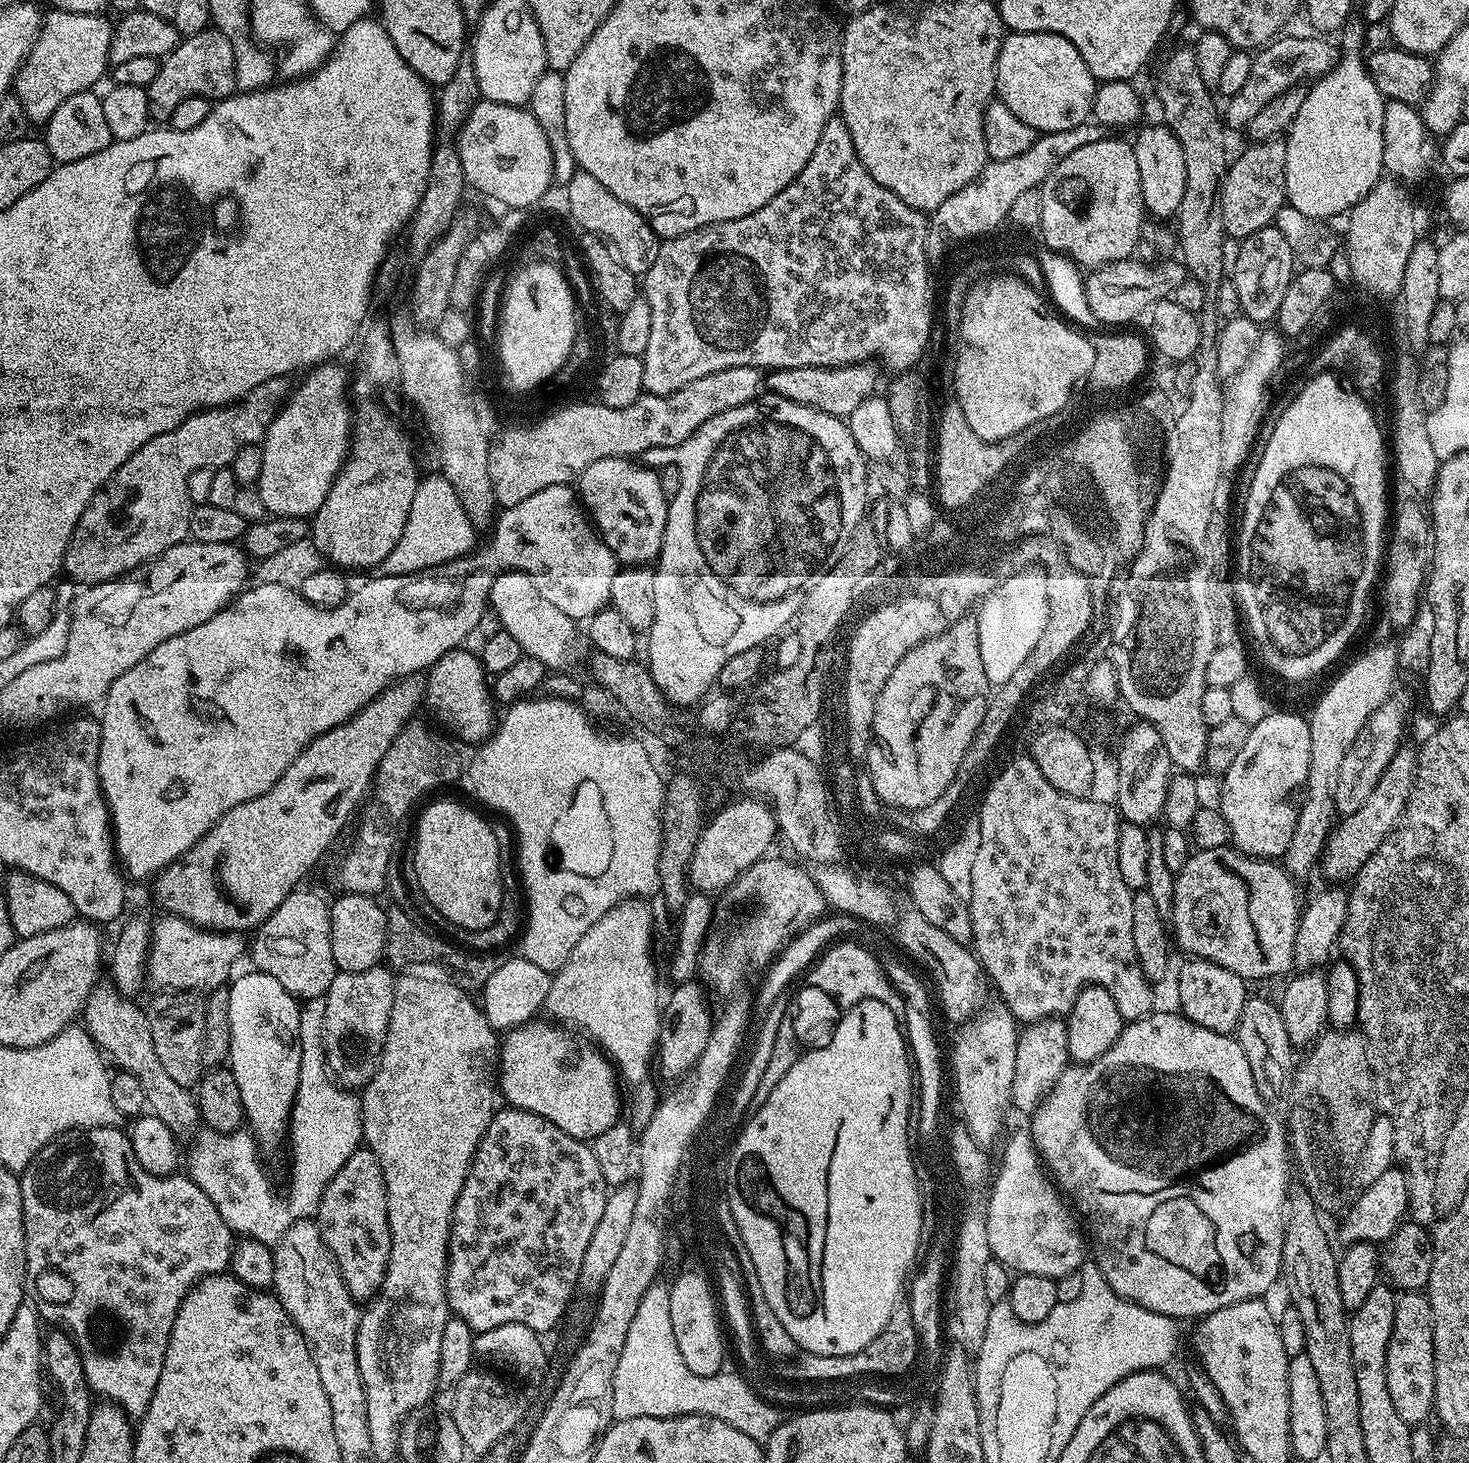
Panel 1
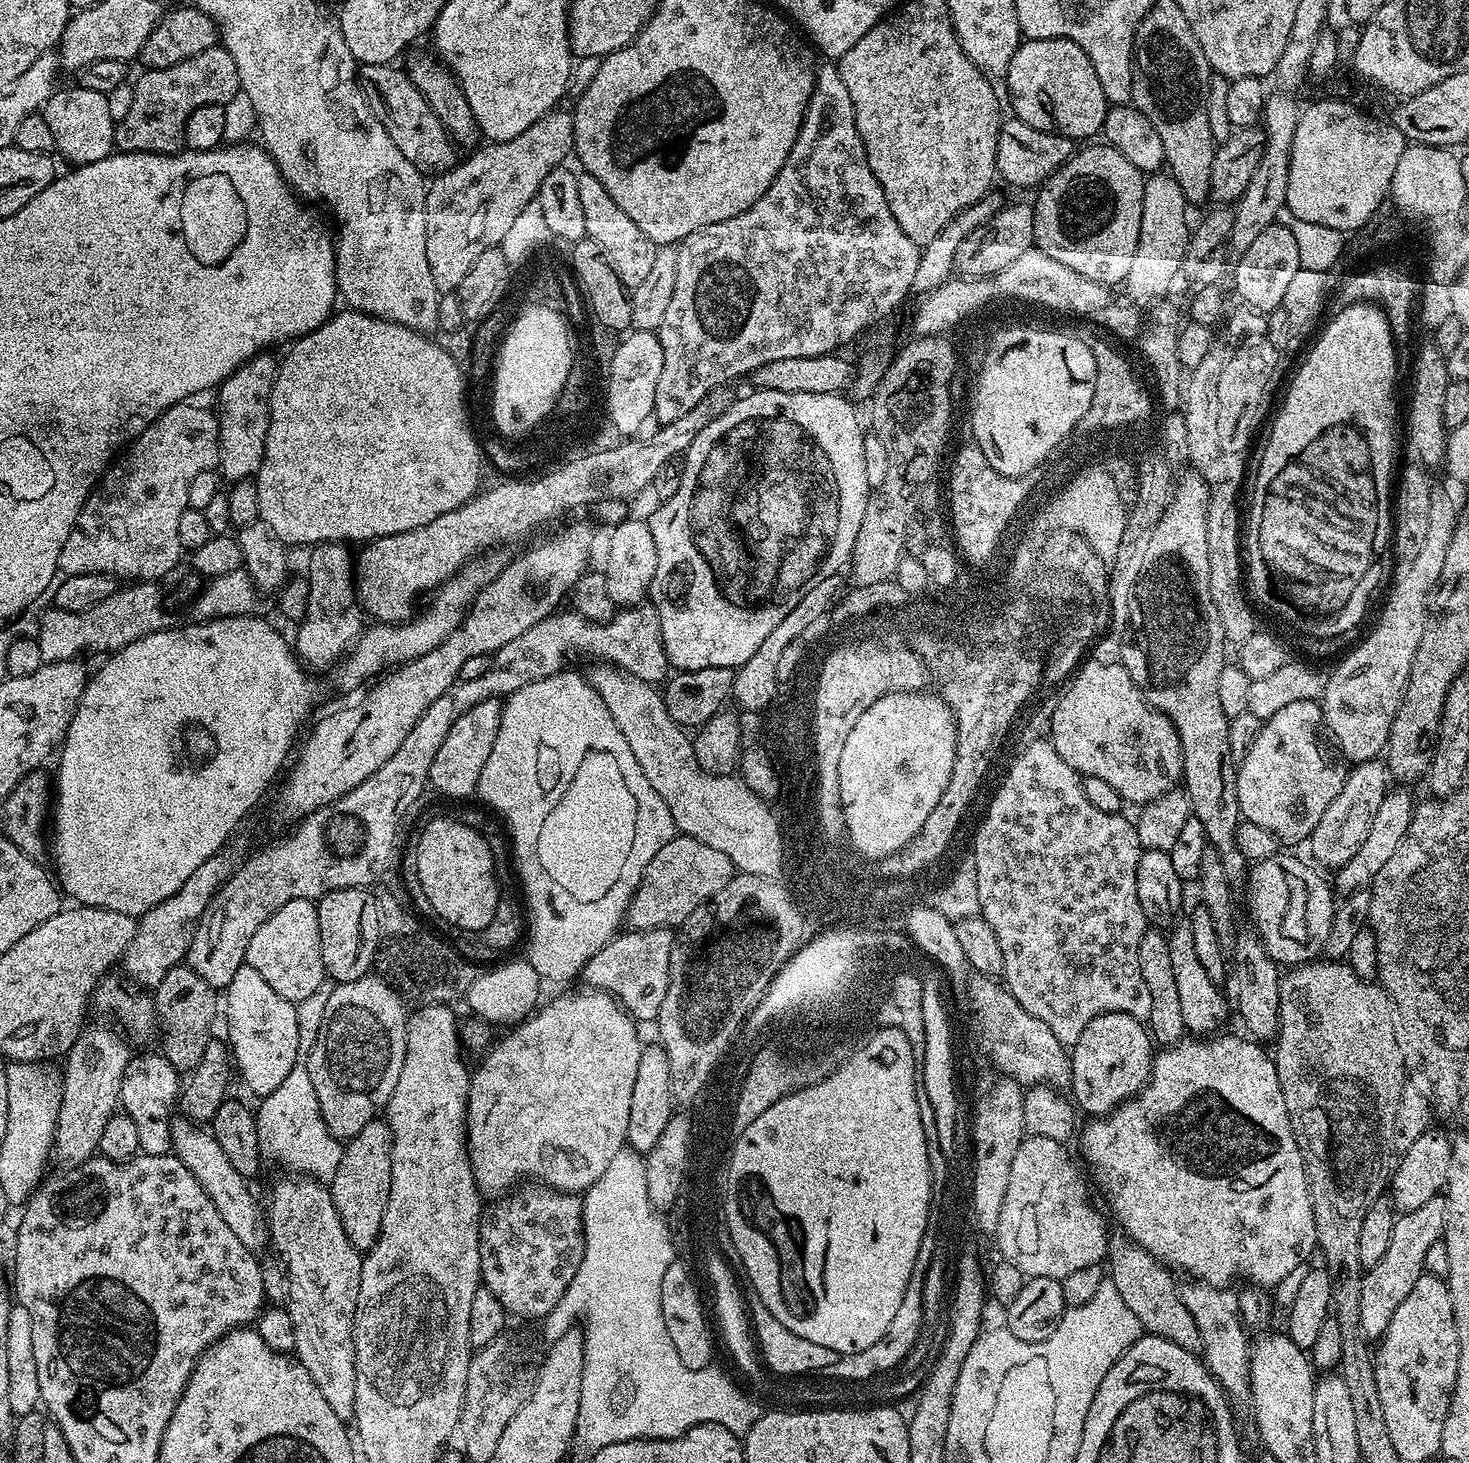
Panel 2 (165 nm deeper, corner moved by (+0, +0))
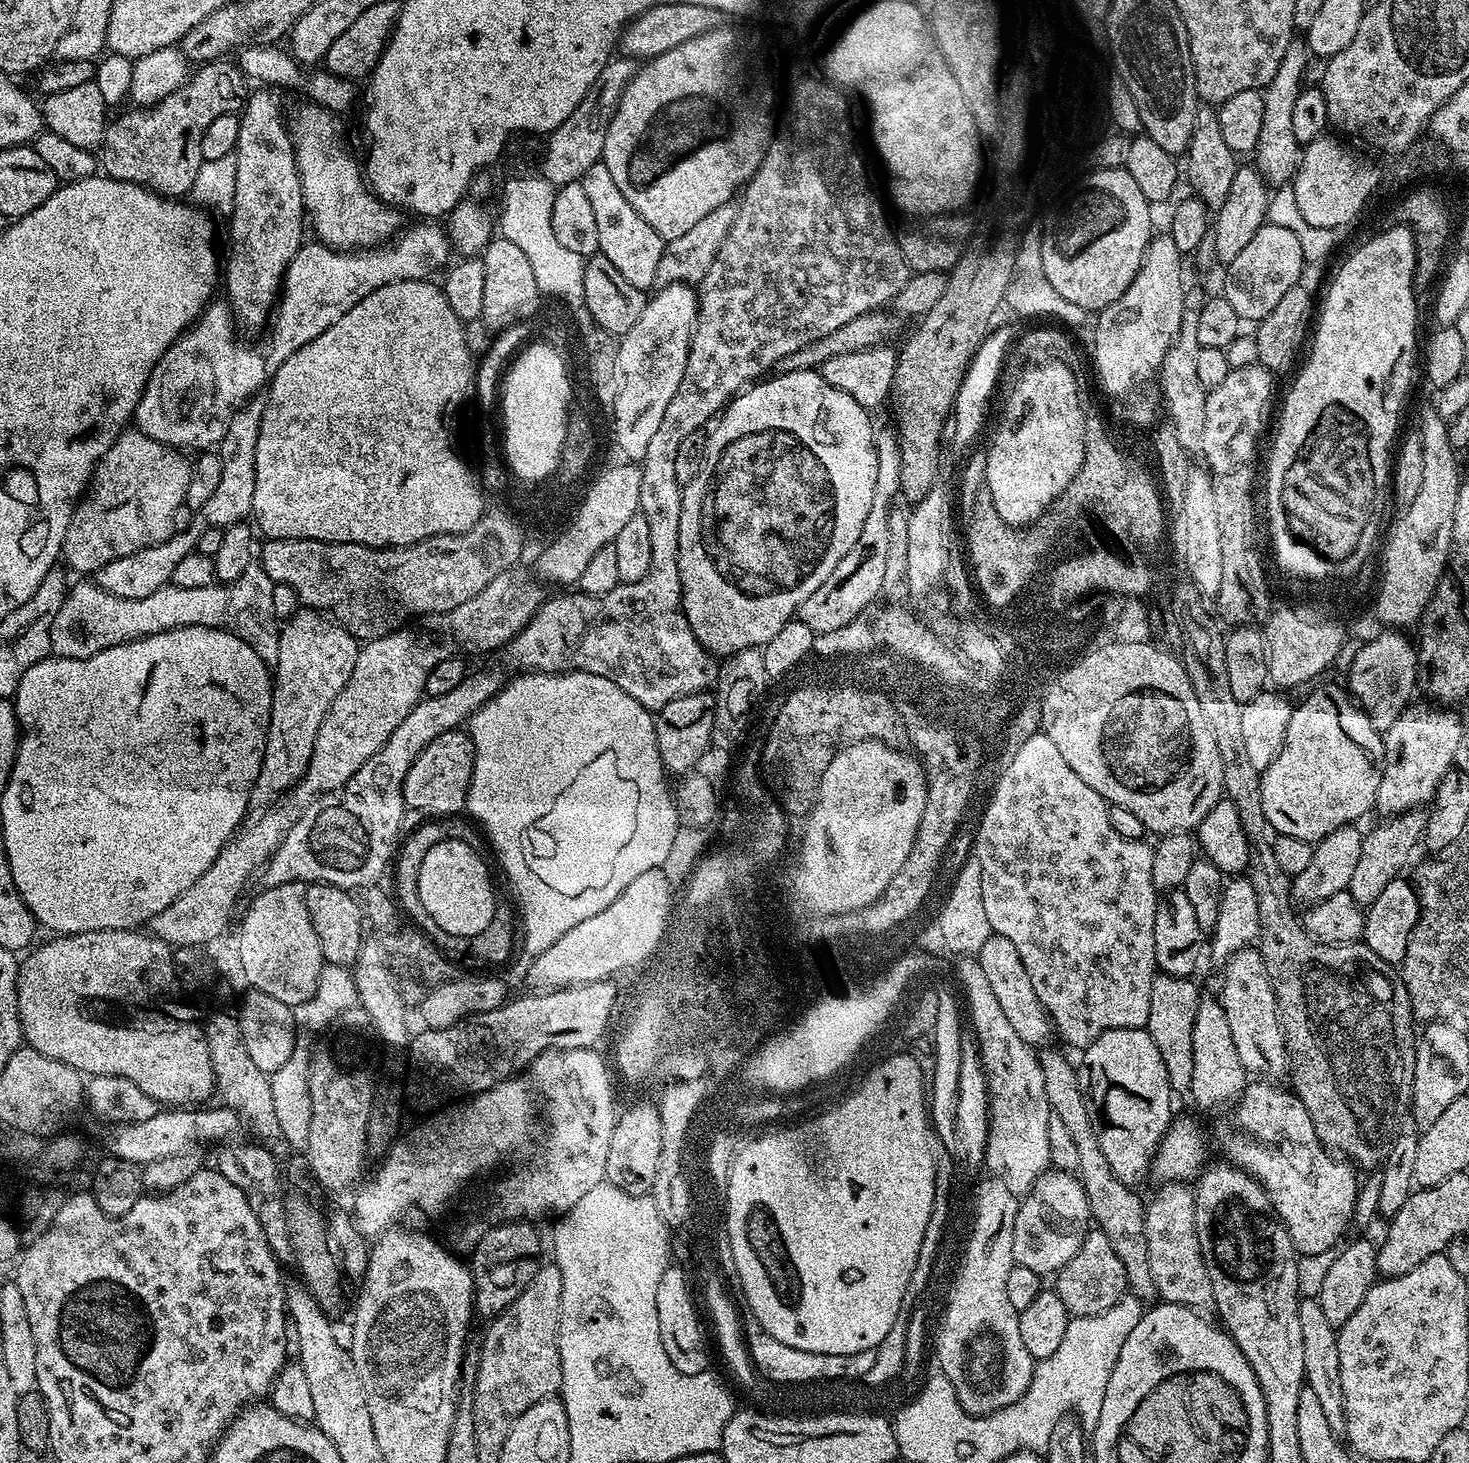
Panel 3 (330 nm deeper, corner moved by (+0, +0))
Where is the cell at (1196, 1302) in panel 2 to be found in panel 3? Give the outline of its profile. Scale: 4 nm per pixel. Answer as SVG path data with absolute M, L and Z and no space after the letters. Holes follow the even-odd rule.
M1185 1183L1161 1185L1145 1209L1147 1246L1150 1253L1150 1272L1157 1297L1168 1304L1208 1310L1214 1306L1213 1286L1201 1256L1196 1228L1195 1193Z

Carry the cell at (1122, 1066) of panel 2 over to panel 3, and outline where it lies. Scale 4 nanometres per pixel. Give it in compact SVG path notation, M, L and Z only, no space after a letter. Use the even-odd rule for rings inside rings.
M1119 1028L1106 1030L1089 1048L1083 1049L1084 1056L1078 1060L1080 1089L1084 1091L1084 1100L1088 1103L1088 1113L1094 1126L1094 1134L1098 1138L1098 1146L1102 1146L1102 1155L1110 1162L1110 1170L1118 1174L1118 1182L1140 1186L1149 1179L1152 1171L1152 1159L1166 1133L1172 1125L1172 1099L1174 1093L1170 1086L1170 1078L1166 1074L1166 1065L1162 1063L1162 1054L1158 1054L1158 1046L1154 1046L1154 1038L1143 1028Z

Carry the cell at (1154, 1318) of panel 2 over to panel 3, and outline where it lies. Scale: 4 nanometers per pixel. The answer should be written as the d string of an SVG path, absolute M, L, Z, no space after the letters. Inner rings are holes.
M1043 1052L1038 1057L1041 1067L1044 1068L1046 1098L1052 1108L1052 1115L1062 1118L1062 1123L1066 1130L1070 1130L1070 1138L1078 1150L1078 1170L1075 1175L1085 1190L1091 1219L1095 1227L1104 1232L1106 1238L1110 1238L1114 1254L1118 1254L1121 1259L1122 1267L1126 1269L1128 1292L1142 1302L1155 1301L1157 1293L1150 1272L1150 1253L1144 1221L1145 1201L1140 1201L1140 1196L1136 1193L1139 1191L1133 1185L1118 1182L1118 1174L1110 1170L1110 1162L1106 1162L1102 1155L1102 1146L1098 1146L1098 1138L1094 1134L1094 1126L1088 1113L1088 1103L1084 1100L1084 1091L1080 1089L1080 1077L1073 1061L1071 1064L1060 1052Z

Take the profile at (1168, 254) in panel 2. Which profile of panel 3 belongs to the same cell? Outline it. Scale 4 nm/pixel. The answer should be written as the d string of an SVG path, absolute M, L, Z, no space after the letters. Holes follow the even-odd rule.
M1157 235L1148 245L1144 265L1130 286L1110 306L1101 308L1100 377L1112 392L1124 392L1132 384L1152 376L1152 368L1160 364L1164 348L1174 335L1179 335L1184 318L1184 260L1171 235Z

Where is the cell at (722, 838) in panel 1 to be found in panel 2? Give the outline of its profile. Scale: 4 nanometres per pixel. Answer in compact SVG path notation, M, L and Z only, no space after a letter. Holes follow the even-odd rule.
M677 834L654 858L650 858L650 866L660 862L660 874L652 874L652 910L660 912L660 922L654 922L654 928L671 928L684 923L698 906L702 906L714 894L724 889L734 875L730 858L706 846L706 842L698 842L694 838Z

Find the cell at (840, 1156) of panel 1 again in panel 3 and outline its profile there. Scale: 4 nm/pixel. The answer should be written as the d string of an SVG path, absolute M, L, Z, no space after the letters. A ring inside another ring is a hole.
M896 1054L884 1060L864 1080L864 1085L853 1096L848 1096L837 1108L808 1120L805 1124L796 1124L793 1128L777 1127L765 1131L758 1137L757 1143L748 1146L744 1162L748 1170L742 1172L740 1182L740 1200L734 1200L732 1206L732 1233L730 1251L741 1279L746 1302L749 1303L751 1316L758 1318L760 1331L794 1346L794 1350L810 1350L814 1354L858 1354L870 1352L890 1334L894 1318L902 1306L902 1298L908 1292L910 1278L916 1269L918 1254L922 1250L922 1238L926 1226L932 1217L935 1206L935 1176L938 1171L936 1160L932 1157L933 1137L930 1135L930 1108L926 1103L926 1072L921 1061Z

